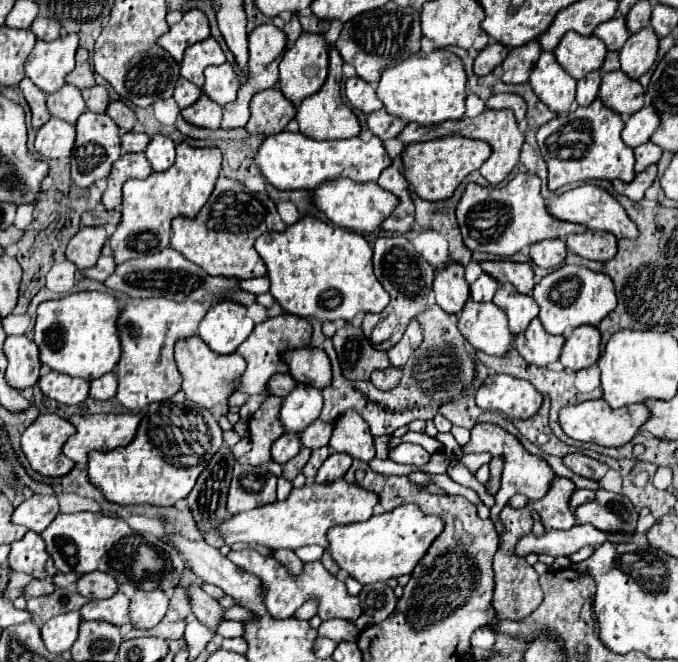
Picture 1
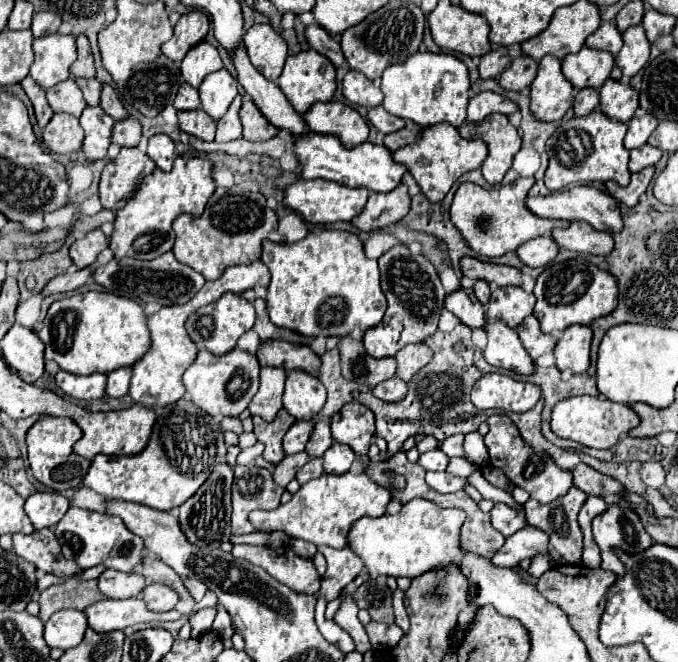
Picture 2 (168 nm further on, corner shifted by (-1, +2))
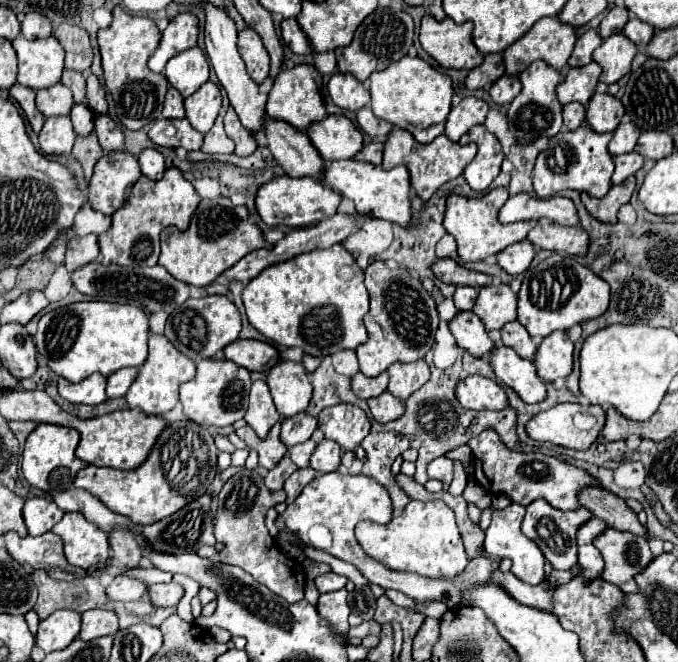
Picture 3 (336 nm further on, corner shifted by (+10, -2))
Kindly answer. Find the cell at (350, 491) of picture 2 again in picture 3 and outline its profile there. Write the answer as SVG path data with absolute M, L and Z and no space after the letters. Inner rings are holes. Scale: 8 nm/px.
M332 472L332 474L314 478L302 490L302 494L296 498L296 502L290 502L286 512L278 516L276 524L282 530L282 520L284 520L284 526L290 532L294 532L296 536L300 536L300 540L304 540L306 544L310 544L314 548L322 548L328 554L332 554L344 562L354 564L370 580L370 584L378 584L384 590L388 590L388 588L400 590L418 602L436 600L446 606L456 606L462 602L464 590L486 582L488 576L492 574L492 568L498 568L498 564L500 564L500 558L496 558L496 560L474 558L474 560L470 560L466 570L462 574L458 574L456 578L424 578L424 576L412 574L412 572L396 572L396 570L384 566L382 562L370 558L362 550L362 546L358 544L358 540L354 536L354 528L358 522L372 520L376 524L388 524L390 518L392 518L392 502L390 502L388 490L384 490L376 480L372 480L370 476L350 476L350 474Z

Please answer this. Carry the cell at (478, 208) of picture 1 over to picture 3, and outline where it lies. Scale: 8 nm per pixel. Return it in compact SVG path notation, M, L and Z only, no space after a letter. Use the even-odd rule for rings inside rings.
M496 188L490 190L488 194L480 198L464 198L458 194L450 194L446 198L446 216L444 216L444 228L448 234L454 236L458 244L458 256L464 262L472 260L484 260L486 256L502 252L506 246L520 242L526 238L526 234L536 226L534 220L524 220L524 222L512 222L512 224L500 224L496 220L498 210L504 206L508 200L508 190L506 188Z

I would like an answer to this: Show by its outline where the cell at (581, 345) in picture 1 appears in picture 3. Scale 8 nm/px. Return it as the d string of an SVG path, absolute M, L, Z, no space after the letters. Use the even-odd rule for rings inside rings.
M558 330L548 334L536 350L536 358L534 358L536 374L544 382L566 378L572 372L572 350L574 344L568 340L566 332Z

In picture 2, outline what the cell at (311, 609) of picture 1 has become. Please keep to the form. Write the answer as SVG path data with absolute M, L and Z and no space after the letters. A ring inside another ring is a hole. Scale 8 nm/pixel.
M319 546L319 552L327 558L327 572L321 578L319 596L329 602L335 600L339 592L361 572L363 564L349 548L333 550L327 546Z

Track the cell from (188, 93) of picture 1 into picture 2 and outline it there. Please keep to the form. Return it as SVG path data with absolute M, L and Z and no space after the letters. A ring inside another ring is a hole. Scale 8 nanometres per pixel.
M183 84L177 92L177 98L175 98L175 108L177 110L197 110L201 106L199 102L199 92L189 86L189 84Z

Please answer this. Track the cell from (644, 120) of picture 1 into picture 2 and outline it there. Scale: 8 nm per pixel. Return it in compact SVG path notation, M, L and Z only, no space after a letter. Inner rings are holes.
M651 112L635 114L629 122L629 130L625 136L625 148L633 150L633 148L643 146L655 128L657 128L657 118L651 116Z

